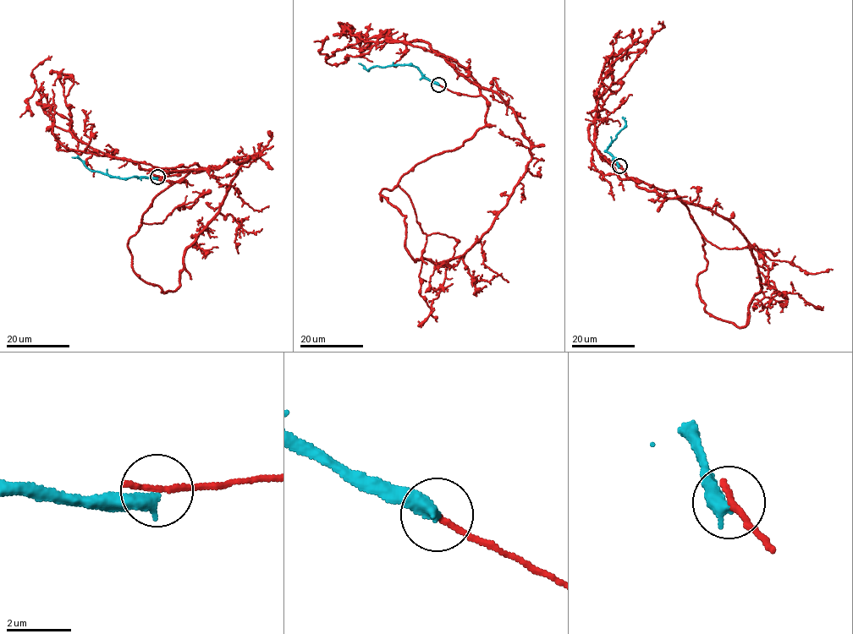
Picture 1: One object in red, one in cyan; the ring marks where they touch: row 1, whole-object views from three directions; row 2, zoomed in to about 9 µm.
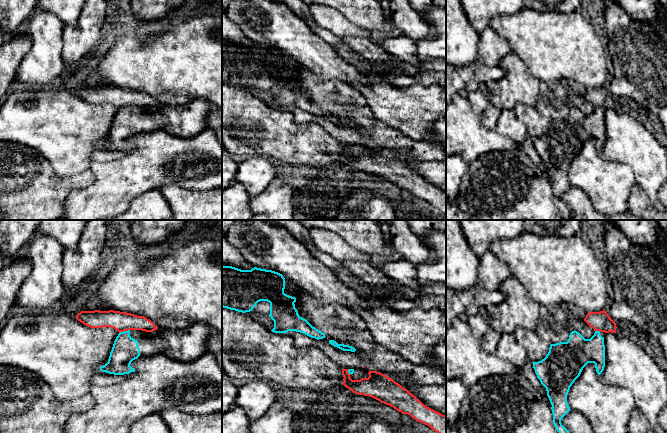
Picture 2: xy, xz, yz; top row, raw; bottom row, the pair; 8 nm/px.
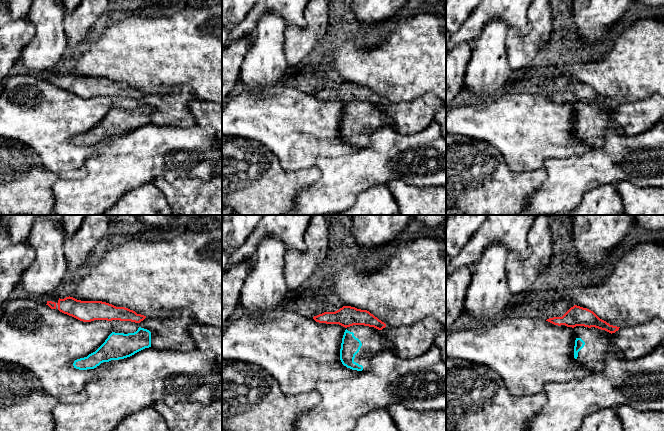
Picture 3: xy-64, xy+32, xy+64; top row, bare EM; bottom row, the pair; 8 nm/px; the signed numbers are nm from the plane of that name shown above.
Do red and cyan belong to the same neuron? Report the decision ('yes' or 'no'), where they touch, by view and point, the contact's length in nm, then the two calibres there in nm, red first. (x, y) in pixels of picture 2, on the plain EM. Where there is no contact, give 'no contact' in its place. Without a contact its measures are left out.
no | xy (124, 106) | 90 nm | 160/220 nm

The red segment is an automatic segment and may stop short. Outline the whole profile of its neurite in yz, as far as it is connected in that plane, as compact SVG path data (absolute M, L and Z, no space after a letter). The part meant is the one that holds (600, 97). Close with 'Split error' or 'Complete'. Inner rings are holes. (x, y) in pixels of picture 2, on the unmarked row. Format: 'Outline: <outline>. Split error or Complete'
Outline: M605 86L587 89L584 97L594 105L605 109L616 109L616 99L610 94Z. Complete

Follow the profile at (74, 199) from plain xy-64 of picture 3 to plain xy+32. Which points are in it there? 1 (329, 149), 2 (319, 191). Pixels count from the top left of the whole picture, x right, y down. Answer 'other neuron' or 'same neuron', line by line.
1: other neuron
2: same neuron

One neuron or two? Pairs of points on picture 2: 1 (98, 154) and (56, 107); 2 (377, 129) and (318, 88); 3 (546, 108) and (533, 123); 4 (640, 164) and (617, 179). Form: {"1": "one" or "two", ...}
{"1": "one", "2": "one", "3": "two", "4": "two"}

